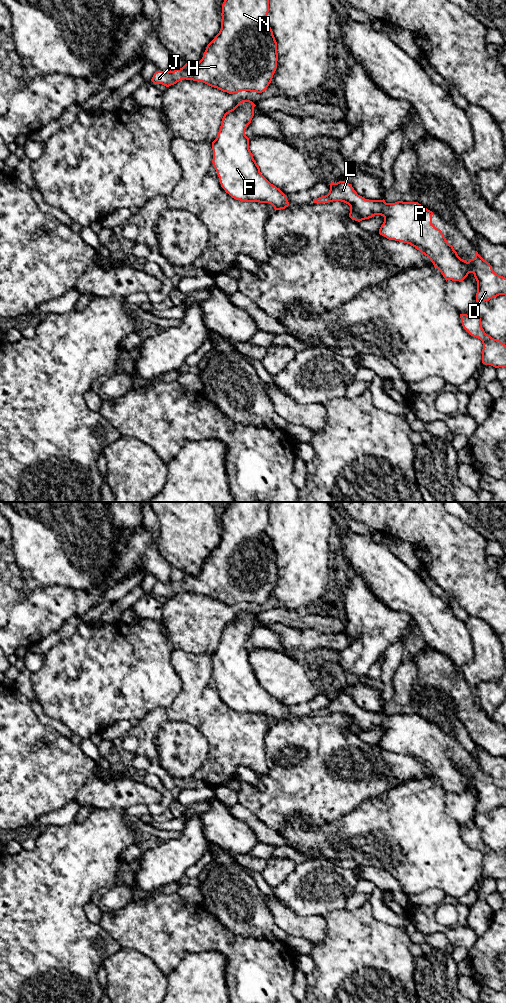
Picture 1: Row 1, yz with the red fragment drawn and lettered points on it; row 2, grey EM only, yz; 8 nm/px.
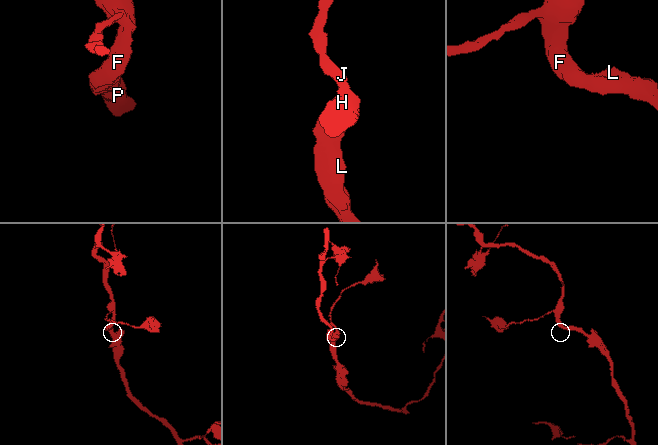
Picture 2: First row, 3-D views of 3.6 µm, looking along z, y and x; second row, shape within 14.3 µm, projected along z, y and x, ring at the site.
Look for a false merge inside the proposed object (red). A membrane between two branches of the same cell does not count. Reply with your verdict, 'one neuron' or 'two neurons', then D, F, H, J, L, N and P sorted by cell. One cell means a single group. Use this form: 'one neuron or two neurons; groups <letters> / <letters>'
one neuron; groups D F H J L N P

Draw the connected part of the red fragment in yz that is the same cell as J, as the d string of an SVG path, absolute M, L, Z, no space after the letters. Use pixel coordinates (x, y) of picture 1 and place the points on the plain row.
M228 502L222 516L221 541L207 557L198 575L186 575L174 583L157 583L151 593L166 599L186 591L203 594L229 606L241 603L262 605L277 580L277 554L268 536L269 506L272 502Z

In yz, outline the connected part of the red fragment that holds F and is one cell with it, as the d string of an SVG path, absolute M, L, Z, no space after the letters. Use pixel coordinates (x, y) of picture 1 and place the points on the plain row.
M242 612L224 626L220 642L212 654L212 675L221 699L232 710L246 714L269 715L275 722L285 721L289 718L286 707L261 686L249 661L249 650L245 647L245 641L251 635L255 618L250 612Z

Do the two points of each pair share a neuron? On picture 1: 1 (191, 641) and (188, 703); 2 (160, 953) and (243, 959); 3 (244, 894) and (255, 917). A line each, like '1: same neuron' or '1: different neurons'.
1: different neurons
2: same neuron
3: same neuron

